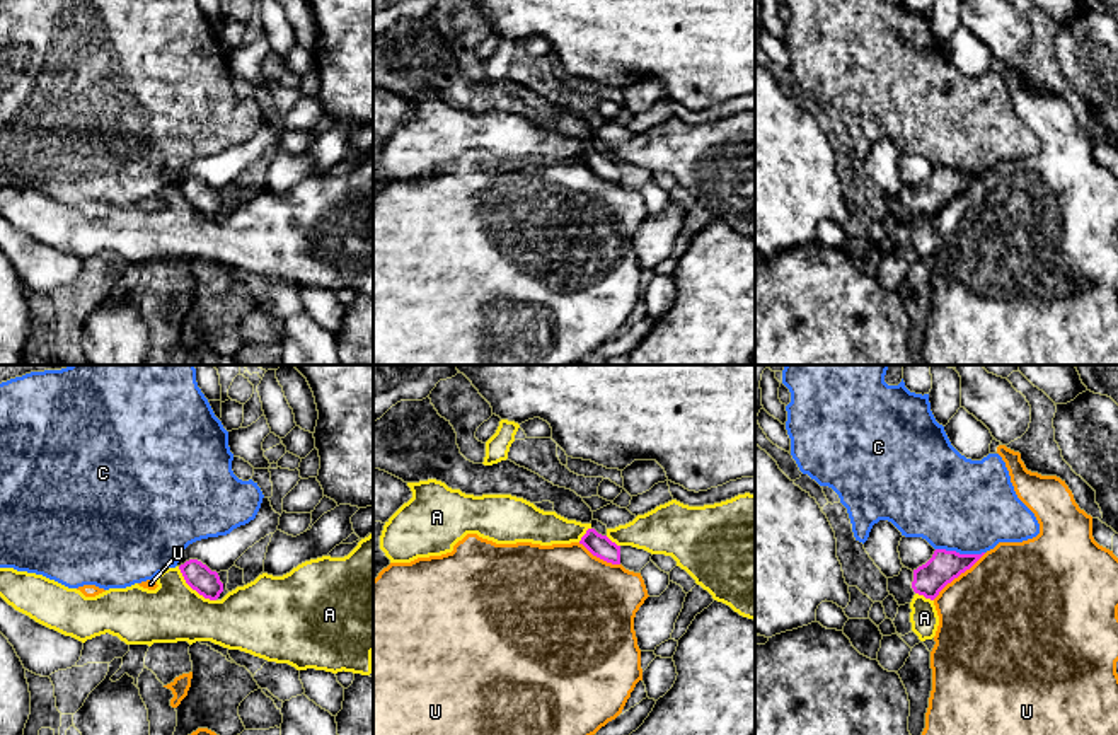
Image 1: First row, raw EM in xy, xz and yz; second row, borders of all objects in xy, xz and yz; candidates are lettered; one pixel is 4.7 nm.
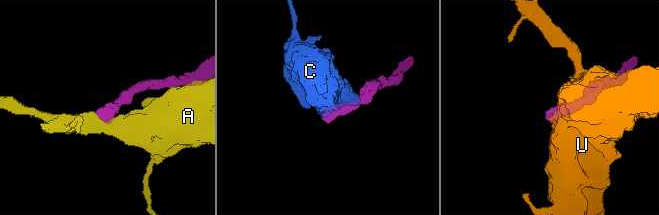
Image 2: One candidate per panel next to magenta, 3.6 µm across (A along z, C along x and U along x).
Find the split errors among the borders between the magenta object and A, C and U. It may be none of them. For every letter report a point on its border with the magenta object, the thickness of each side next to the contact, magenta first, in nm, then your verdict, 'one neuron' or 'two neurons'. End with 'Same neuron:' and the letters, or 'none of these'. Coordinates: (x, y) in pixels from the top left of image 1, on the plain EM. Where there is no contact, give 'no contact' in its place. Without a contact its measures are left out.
A: xy (193, 207) | 120/280 nm | two neurons
C: yz (958, 171) | 150/440 nm | two neurons
U: yz (958, 193) | 150/500 nm | two neurons
Same neuron: none of these

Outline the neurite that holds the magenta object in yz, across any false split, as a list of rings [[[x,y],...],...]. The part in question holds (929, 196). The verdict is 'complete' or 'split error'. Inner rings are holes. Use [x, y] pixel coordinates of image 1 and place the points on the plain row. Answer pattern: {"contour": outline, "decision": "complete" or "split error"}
{"contour": [[[936,167],[925,182],[913,189],[903,184],[898,194],[888,196],[888,210],[898,223],[910,222],[915,211],[934,218],[948,201],[970,188],[983,172]]], "decision": "split error"}

